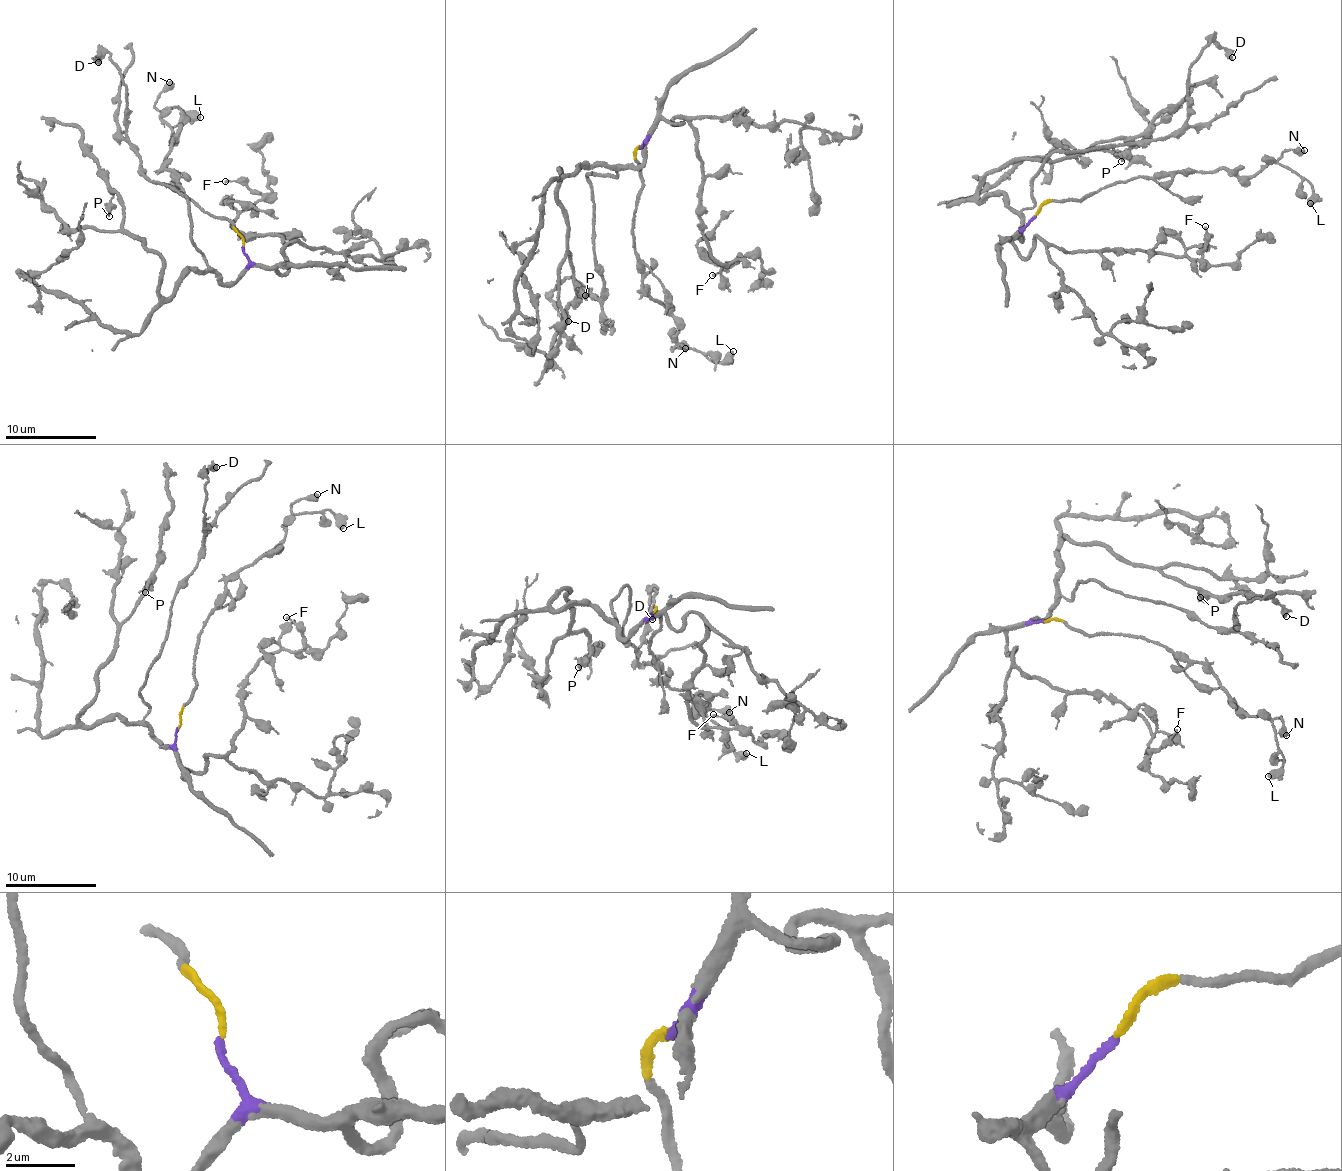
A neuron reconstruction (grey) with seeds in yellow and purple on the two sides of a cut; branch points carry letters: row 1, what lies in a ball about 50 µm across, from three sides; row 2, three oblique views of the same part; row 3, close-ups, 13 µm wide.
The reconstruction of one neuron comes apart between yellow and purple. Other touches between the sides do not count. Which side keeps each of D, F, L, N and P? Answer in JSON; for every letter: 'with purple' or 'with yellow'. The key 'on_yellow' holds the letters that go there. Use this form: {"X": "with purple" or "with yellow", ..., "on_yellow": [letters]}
{"D": "with purple", "F": "with purple", "L": "with yellow", "N": "with yellow", "P": "with purple", "on_yellow": ["L", "N"]}

